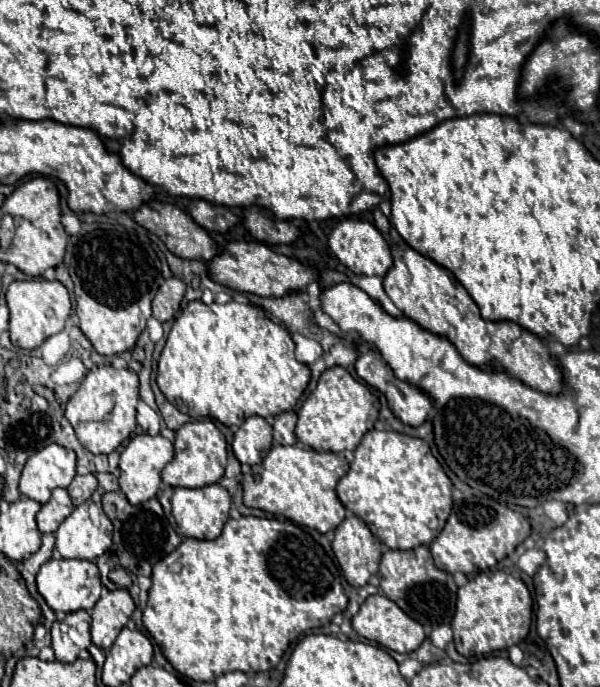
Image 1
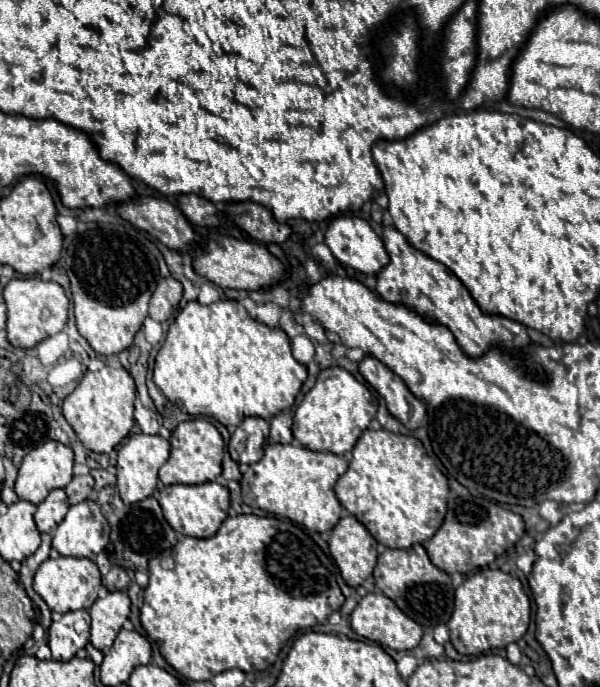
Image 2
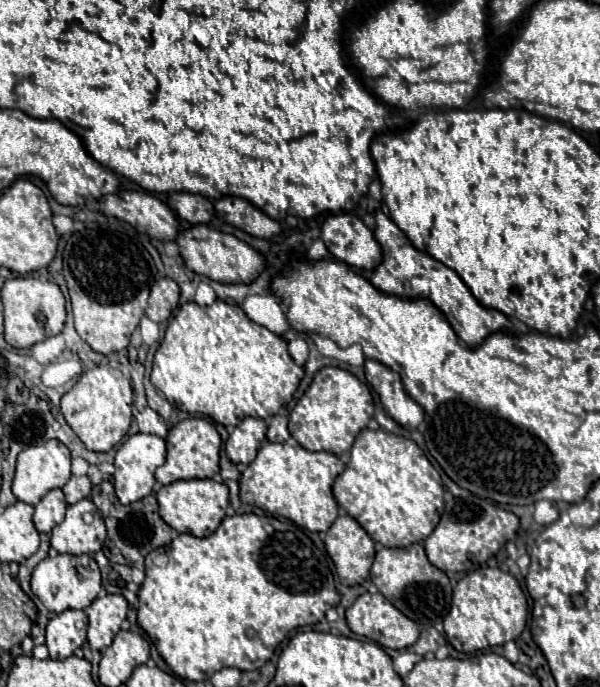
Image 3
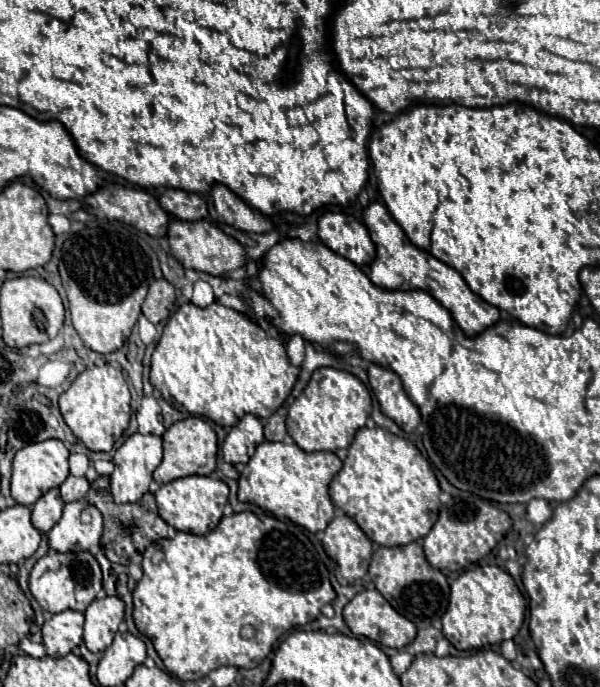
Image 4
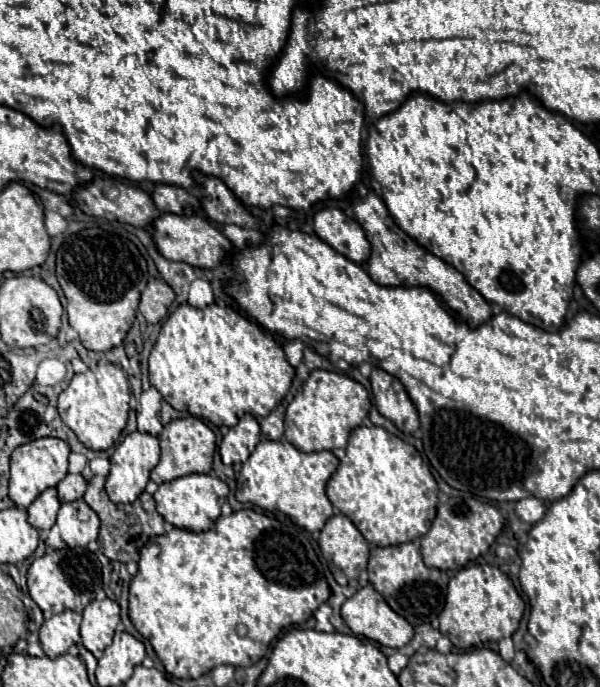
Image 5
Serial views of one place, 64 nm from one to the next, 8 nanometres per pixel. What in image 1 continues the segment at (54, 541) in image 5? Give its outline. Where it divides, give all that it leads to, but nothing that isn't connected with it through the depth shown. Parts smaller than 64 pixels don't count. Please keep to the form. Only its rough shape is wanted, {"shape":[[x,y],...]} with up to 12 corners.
{"shape":[[90,502],[60,524],[62,558],[96,560],[112,544],[112,522]]}

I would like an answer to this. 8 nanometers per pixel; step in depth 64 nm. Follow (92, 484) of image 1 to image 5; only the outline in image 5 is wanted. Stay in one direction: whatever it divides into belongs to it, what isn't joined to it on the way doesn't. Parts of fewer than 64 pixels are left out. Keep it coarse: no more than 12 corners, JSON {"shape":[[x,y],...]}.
{"shape":[[66,474],[56,484],[60,502],[84,496],[86,480],[80,474]]}

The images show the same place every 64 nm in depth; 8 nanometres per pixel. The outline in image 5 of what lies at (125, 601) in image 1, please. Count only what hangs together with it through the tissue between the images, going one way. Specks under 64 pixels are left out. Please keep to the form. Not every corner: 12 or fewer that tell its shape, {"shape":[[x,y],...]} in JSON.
{"shape":[[92,600],[82,612],[84,648],[100,658],[110,646],[120,606]]}

